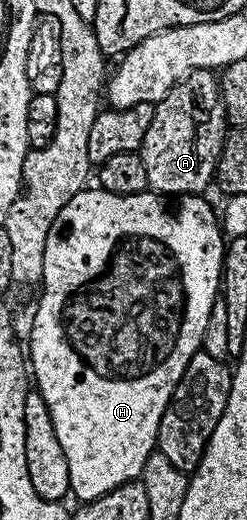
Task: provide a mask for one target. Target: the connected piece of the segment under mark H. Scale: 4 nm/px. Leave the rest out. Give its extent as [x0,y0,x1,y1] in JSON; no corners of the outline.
[28,187,227,503]

